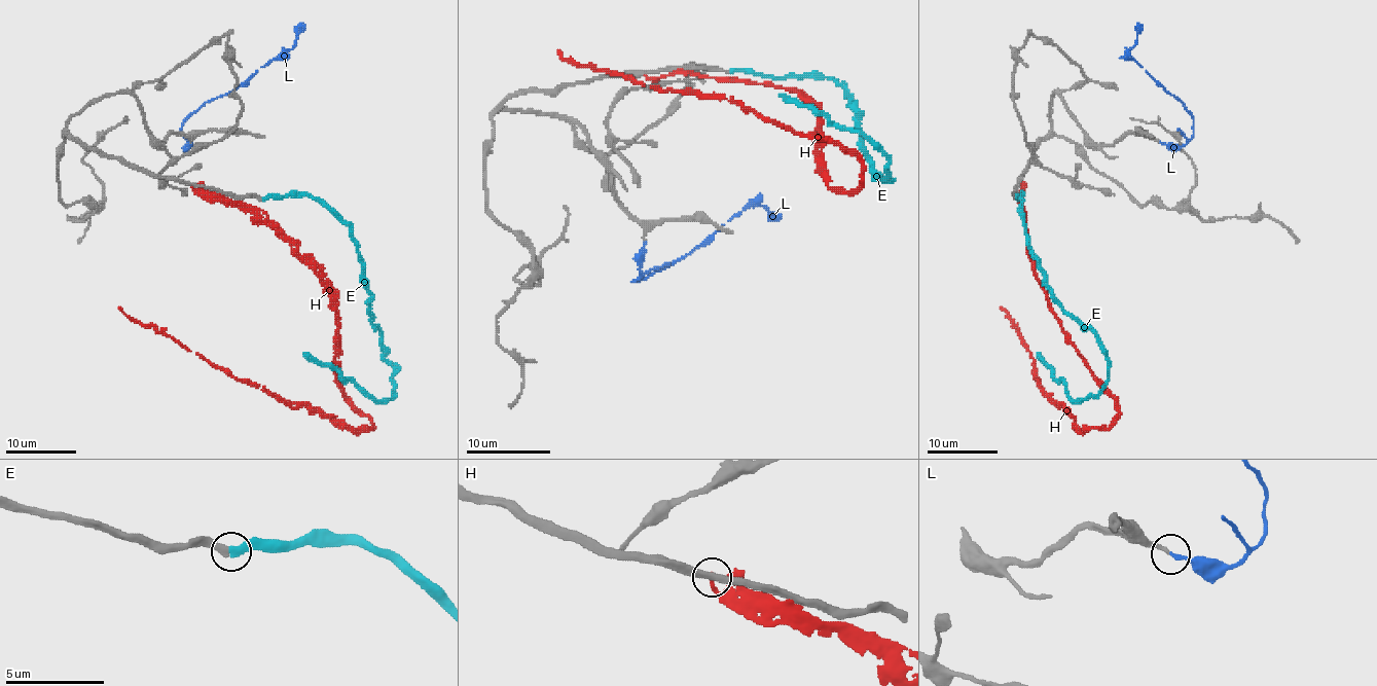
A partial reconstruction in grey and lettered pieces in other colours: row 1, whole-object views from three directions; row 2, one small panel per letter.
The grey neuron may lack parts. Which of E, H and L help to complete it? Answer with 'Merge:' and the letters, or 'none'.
Merge: E, L

